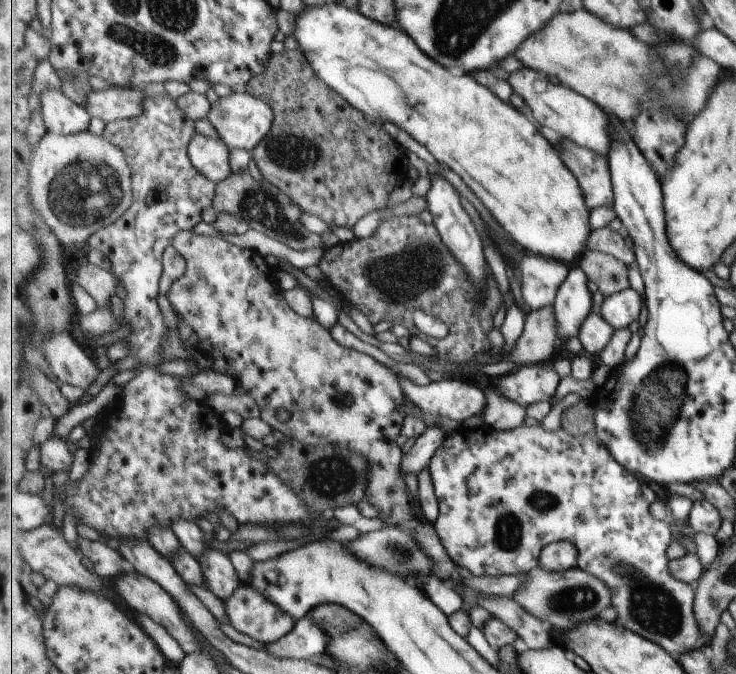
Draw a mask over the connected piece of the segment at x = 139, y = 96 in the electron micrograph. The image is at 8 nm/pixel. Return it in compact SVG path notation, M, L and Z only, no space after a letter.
M118 85L110 86L107 90L92 90L88 95L86 102L86 110L91 117L98 117L105 123L111 123L120 119L131 119L142 114L144 110L142 105L147 96L139 89L129 89L119 87Z

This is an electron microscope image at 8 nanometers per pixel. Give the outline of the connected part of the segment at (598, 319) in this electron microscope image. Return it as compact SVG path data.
M591 314L581 328L578 339L589 356L601 355L601 352L612 342L617 335L613 326L609 325L600 314Z

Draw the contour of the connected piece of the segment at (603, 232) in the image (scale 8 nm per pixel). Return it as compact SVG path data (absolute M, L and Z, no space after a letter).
M609 226L594 230L588 243L589 251L600 251L621 260L624 264L631 266L637 265L637 256L634 248L629 248L625 238L611 230Z

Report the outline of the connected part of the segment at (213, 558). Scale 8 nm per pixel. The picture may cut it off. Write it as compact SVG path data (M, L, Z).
M210 549L199 562L204 570L208 590L220 600L229 602L243 582L228 554Z

